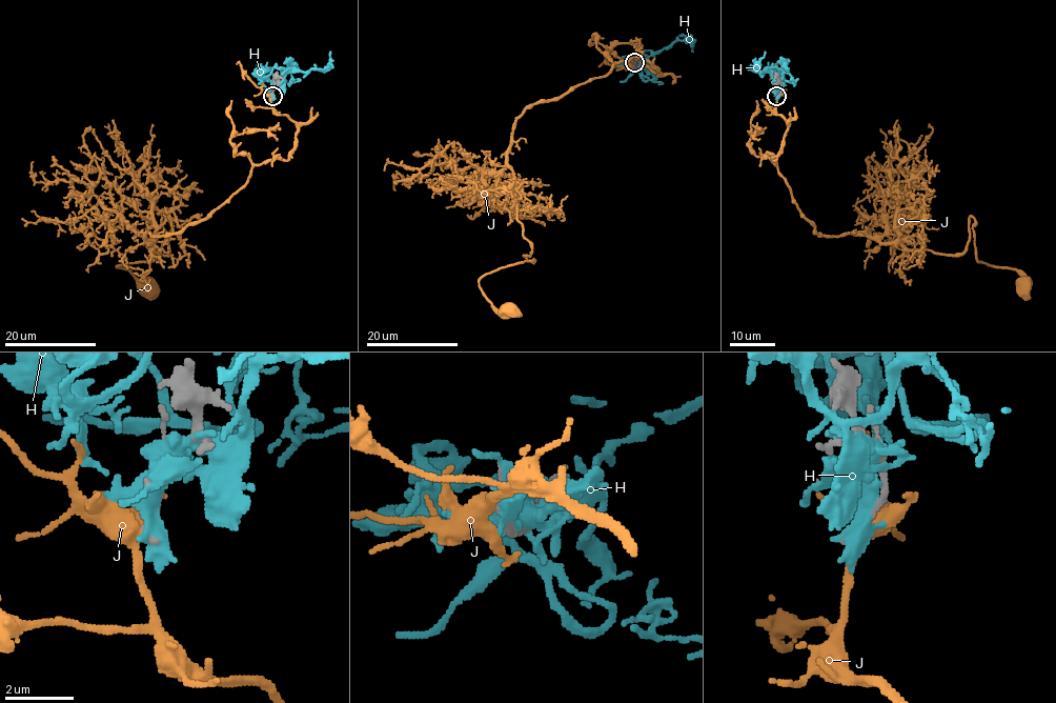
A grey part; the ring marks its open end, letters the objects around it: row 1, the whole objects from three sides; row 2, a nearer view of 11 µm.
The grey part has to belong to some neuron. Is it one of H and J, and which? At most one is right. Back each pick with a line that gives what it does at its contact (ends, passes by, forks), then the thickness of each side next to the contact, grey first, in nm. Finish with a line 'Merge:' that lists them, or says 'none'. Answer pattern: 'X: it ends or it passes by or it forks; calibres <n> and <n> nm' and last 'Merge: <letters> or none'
Merge: none

